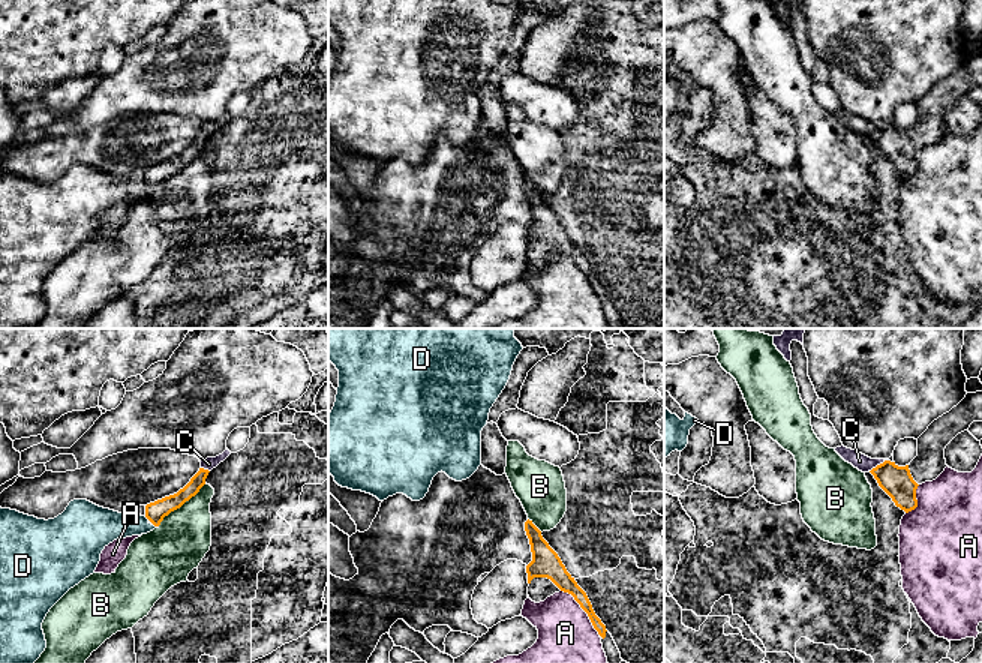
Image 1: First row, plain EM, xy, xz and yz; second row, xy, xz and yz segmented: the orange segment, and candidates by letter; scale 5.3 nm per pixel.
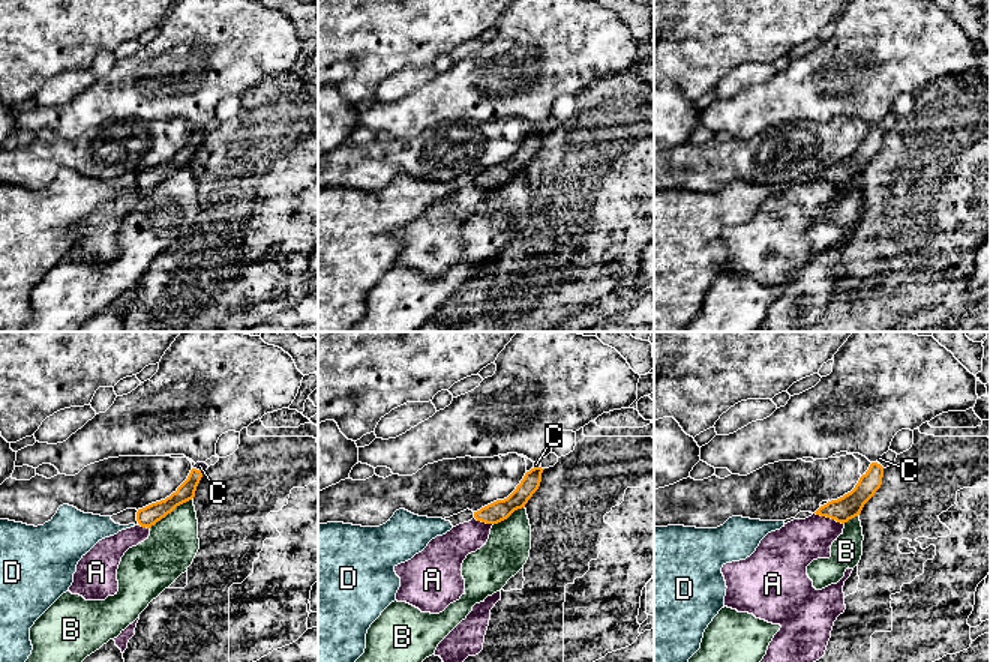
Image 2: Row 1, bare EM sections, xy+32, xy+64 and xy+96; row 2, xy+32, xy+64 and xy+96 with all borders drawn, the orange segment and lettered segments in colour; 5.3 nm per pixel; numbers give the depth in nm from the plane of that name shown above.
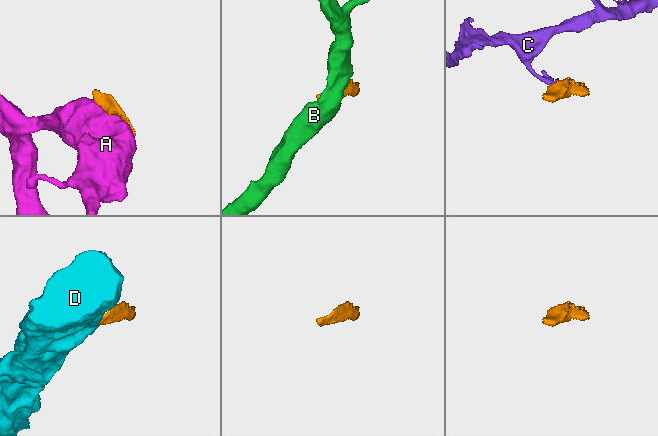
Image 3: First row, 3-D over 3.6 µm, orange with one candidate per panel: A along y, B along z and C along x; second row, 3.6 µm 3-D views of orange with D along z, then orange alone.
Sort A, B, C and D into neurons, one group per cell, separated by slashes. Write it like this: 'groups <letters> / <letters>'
groups A / B / C / D

